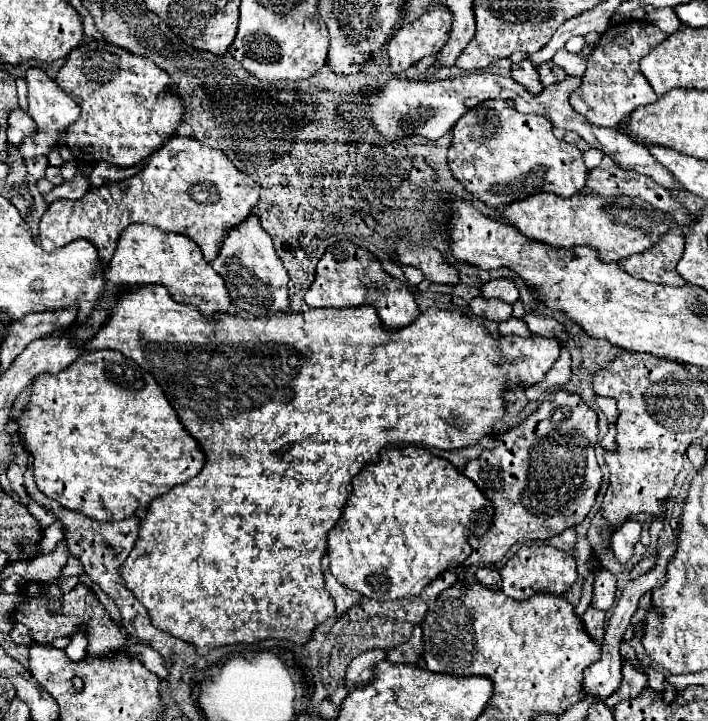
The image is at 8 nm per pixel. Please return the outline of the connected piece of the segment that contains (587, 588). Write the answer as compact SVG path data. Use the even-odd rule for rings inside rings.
M590 572L590 578L586 580L586 584L584 584L584 588L582 588L582 598L580 598L580 604L574 608L576 616L582 616L582 614L588 610L588 606L590 606L590 600L592 600L592 582L594 582L594 574Z

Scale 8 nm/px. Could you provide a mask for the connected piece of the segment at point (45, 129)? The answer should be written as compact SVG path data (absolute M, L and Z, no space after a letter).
M30 68L26 72L26 84L28 84L28 116L36 122L36 136L32 138L24 138L22 144L18 146L24 158L32 158L32 156L48 156L56 146L60 146L60 134L68 130L70 124L74 124L78 120L78 106L76 102L66 96L66 92L62 92L62 88L50 80L40 68Z

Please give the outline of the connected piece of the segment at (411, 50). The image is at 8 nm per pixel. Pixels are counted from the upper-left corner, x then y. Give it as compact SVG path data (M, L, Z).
M430 6L422 18L404 24L388 42L390 74L400 74L424 56L438 54L450 38L450 26L452 16L446 6Z

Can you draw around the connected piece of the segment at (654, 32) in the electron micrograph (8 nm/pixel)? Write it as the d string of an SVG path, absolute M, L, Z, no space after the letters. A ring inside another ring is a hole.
M628 20L608 28L600 36L598 46L586 62L584 84L570 96L572 108L578 114L586 116L590 124L616 130L620 122L632 114L632 110L656 102L656 94L652 92L652 86L648 86L646 76L640 72L638 62L646 54L650 54L662 40L666 40L666 34L644 20Z

